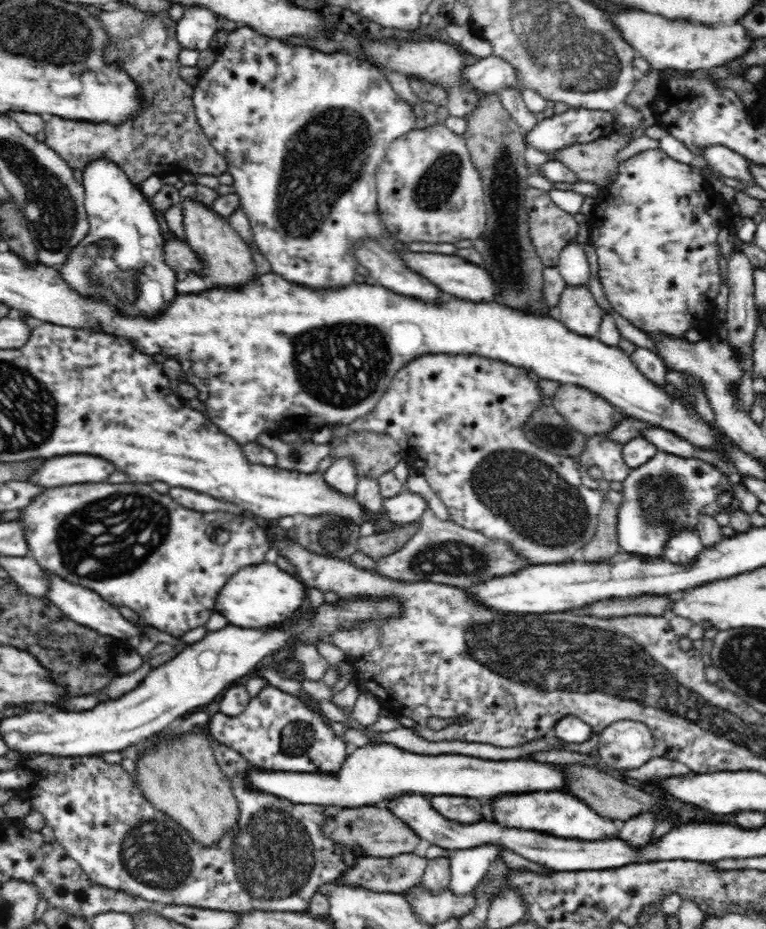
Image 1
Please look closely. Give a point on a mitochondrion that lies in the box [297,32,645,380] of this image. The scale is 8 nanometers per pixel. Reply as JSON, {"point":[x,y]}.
{"point":[504,241]}

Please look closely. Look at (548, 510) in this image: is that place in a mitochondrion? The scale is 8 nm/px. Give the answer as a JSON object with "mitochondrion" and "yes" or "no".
{"mitochondrion":"yes"}

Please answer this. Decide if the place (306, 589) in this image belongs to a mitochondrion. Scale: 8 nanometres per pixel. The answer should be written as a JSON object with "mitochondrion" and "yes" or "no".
{"mitochondrion":"no"}

